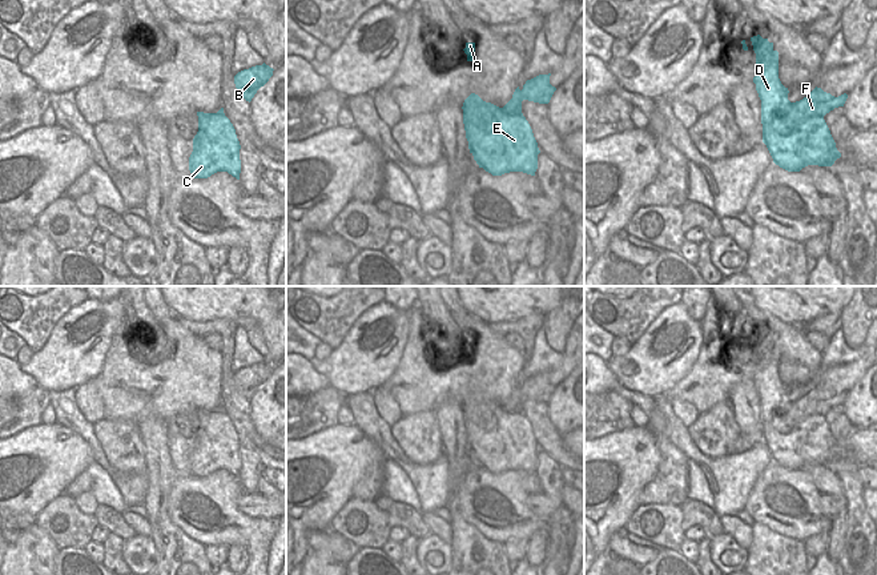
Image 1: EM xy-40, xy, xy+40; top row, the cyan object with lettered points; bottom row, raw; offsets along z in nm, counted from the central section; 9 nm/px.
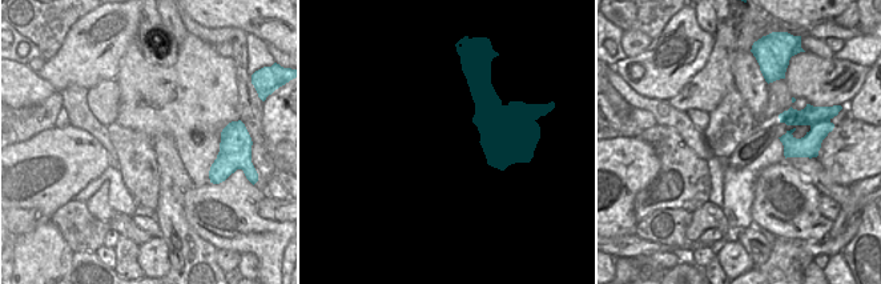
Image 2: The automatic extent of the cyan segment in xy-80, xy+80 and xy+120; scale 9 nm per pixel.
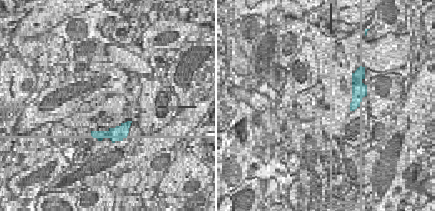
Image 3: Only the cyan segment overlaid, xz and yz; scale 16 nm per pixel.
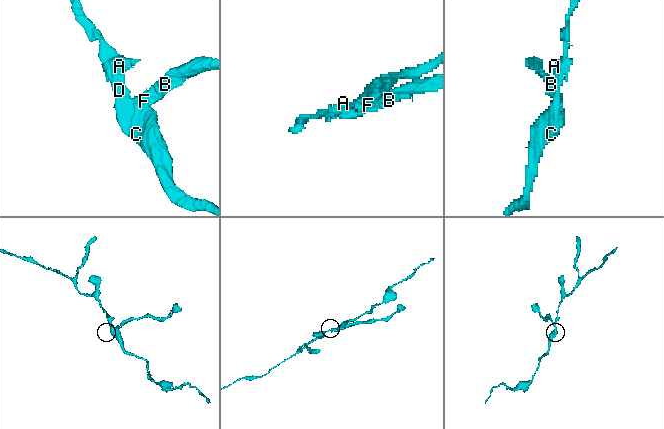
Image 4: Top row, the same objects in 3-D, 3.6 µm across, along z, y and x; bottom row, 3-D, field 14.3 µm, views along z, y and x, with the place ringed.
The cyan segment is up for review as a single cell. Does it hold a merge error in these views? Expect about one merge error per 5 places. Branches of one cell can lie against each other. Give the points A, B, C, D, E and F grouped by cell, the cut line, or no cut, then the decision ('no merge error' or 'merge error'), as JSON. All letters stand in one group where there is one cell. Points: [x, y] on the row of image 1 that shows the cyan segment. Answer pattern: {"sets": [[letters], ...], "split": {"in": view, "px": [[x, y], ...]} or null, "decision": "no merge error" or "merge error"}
{"sets": [["A", "C", "D", "E"], ["B", "F"]], "split": {"in": "xy", "px": [[521, 112], [498, 109], [493, 131], [478, 128]]}, "decision": "merge error"}

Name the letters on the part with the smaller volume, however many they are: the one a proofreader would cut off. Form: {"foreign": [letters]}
{"foreign": ["B", "F"]}

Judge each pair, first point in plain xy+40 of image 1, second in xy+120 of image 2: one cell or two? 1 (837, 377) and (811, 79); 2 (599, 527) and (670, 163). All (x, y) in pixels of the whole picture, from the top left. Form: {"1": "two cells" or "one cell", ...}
{"1": "one cell", "2": "two cells"}

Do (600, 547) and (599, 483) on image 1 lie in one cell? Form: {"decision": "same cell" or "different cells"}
{"decision": "same cell"}

